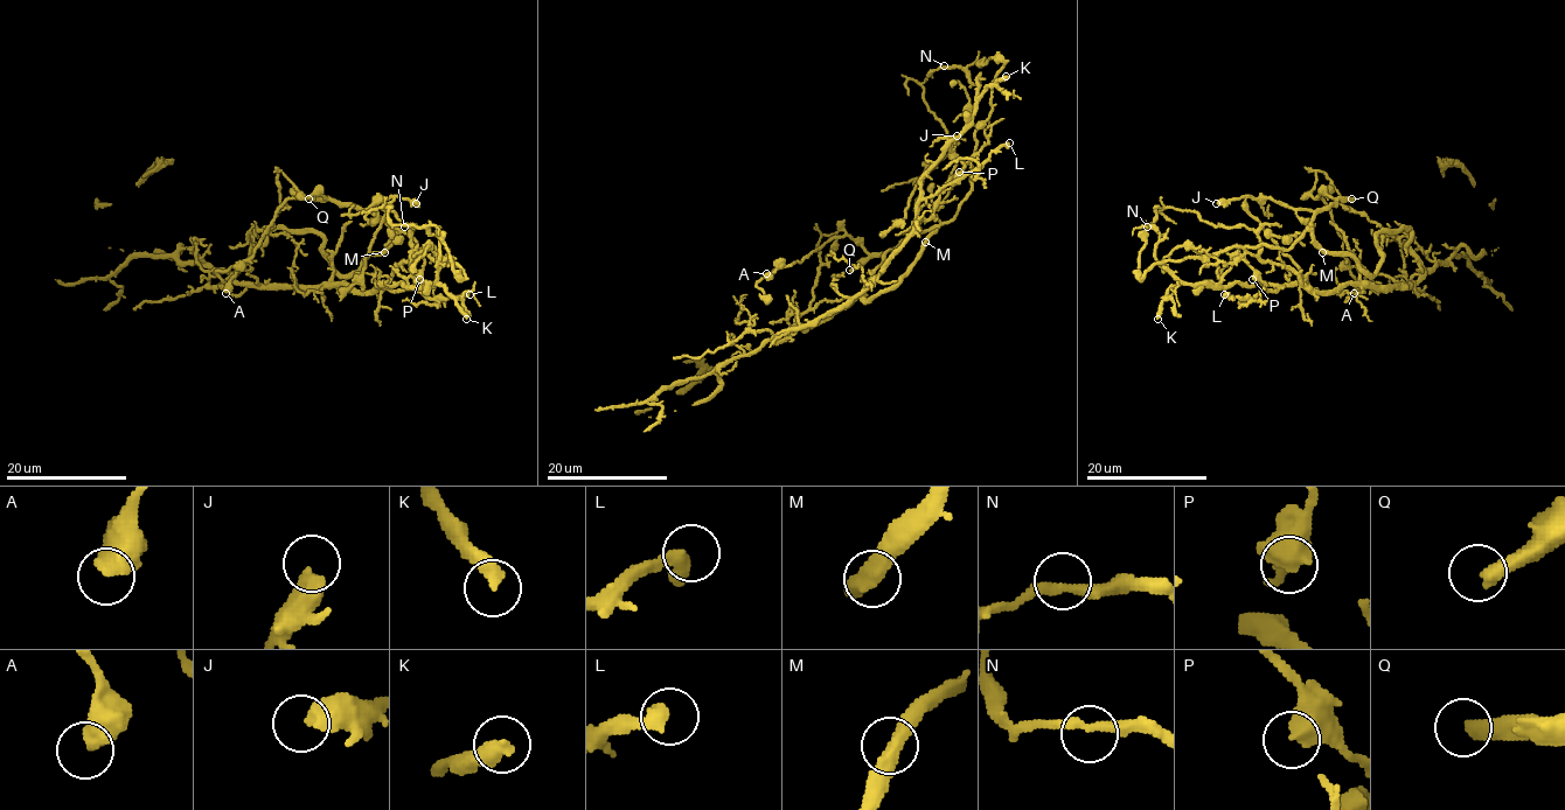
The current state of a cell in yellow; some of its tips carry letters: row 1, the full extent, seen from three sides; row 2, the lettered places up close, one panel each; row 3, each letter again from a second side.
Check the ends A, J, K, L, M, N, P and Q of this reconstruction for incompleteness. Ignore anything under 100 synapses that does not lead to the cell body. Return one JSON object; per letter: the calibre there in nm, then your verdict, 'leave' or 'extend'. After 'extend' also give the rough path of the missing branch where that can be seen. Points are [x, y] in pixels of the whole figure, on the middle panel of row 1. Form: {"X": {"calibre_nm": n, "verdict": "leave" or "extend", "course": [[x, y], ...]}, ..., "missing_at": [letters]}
{"A": {"calibre_nm": 550, "verdict": "leave"}, "J": {"calibre_nm": 500, "verdict": "leave"}, "K": {"calibre_nm": 400, "verdict": "leave"}, "L": {"calibre_nm": 440, "verdict": "leave"}, "M": {"calibre_nm": 420, "verdict": "leave"}, "N": {"calibre_nm": 240, "verdict": "leave"}, "P": {"calibre_nm": 700, "verdict": "leave"}, "Q": {"calibre_nm": 400, "verdict": "extend", "course": [[849, 270], [749, 319], [764, 332], [764, 357], [779, 356], [834, 327]]}, "missing_at": ["Q"]}

